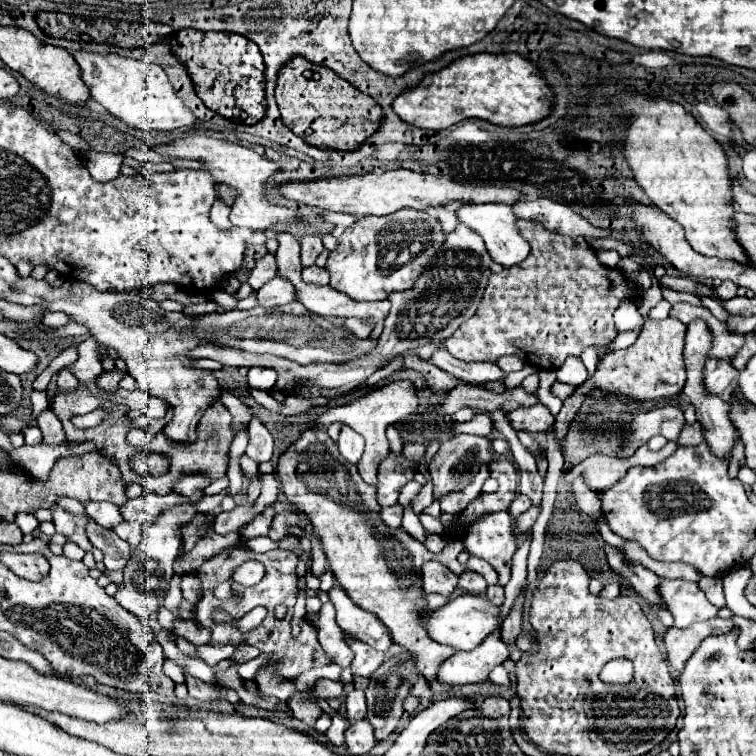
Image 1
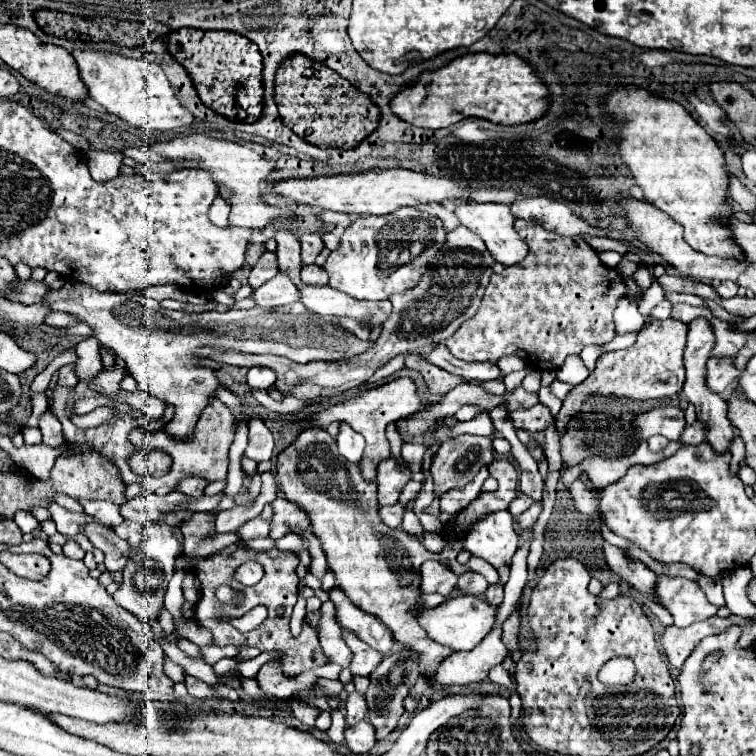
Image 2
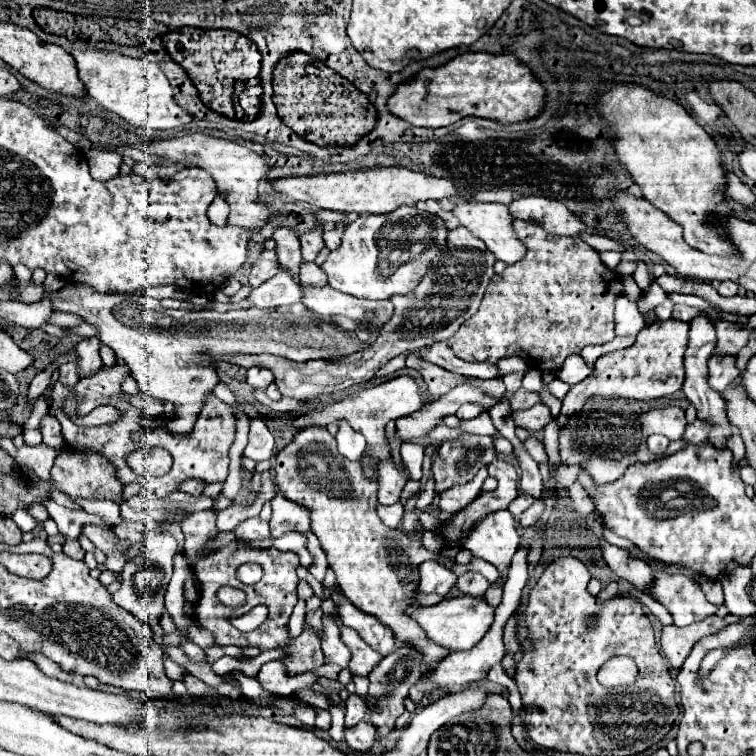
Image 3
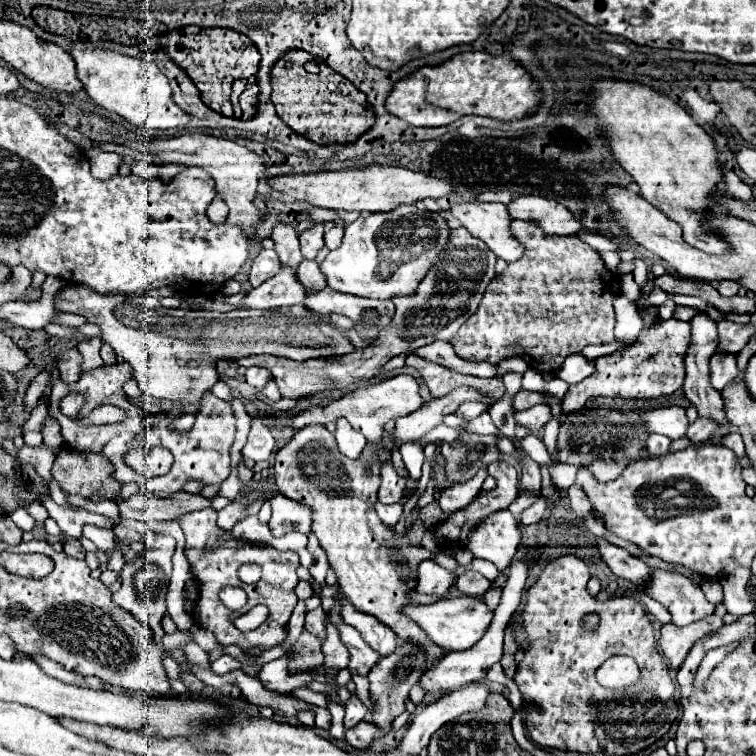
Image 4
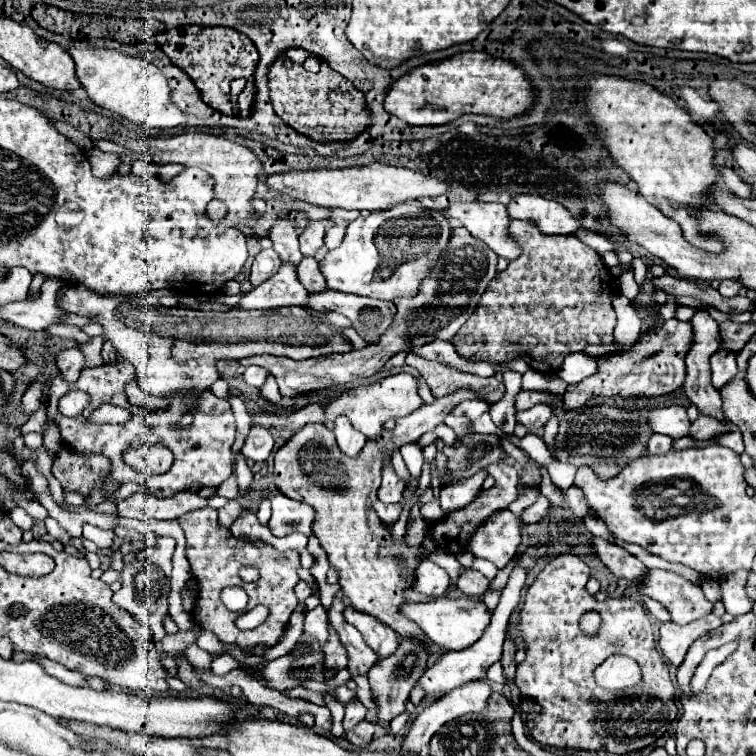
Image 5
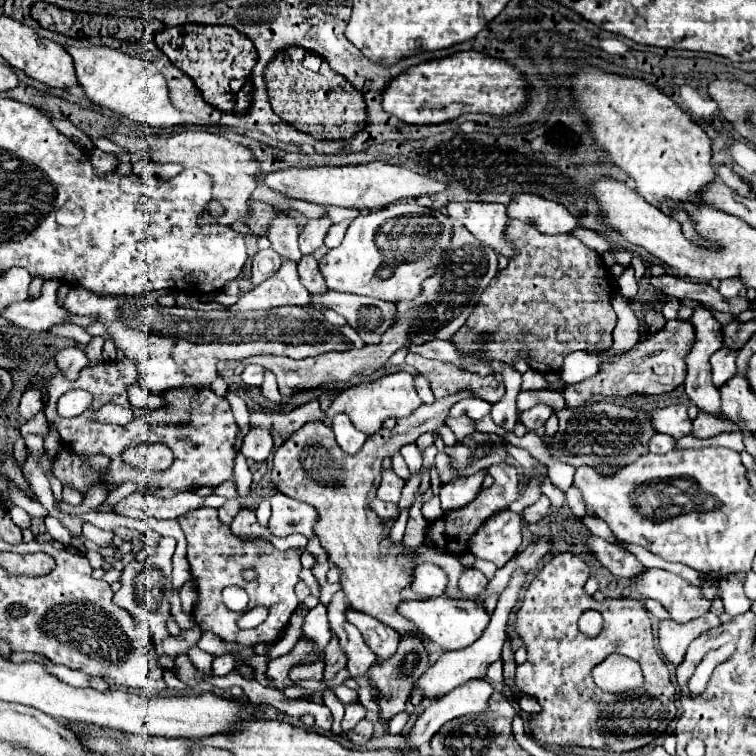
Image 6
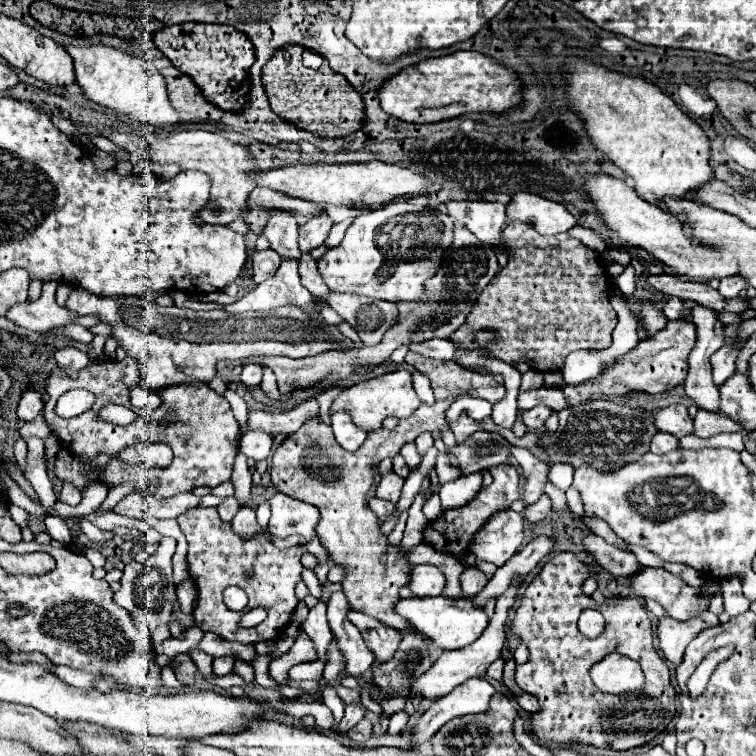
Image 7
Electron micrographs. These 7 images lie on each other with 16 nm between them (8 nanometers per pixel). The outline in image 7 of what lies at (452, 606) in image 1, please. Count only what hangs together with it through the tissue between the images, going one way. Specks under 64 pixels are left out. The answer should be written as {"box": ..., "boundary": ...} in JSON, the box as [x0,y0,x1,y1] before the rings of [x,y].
{"box":[396,596,488,650],"boundary":[[[446,596],[410,598],[410,600],[402,600],[396,606],[396,612],[404,616],[408,622],[412,622],[420,634],[434,640],[442,650],[460,650],[472,644],[476,638],[480,638],[480,634],[488,626],[488,616],[484,608],[472,604],[472,600],[468,598],[458,598],[458,600]]]}

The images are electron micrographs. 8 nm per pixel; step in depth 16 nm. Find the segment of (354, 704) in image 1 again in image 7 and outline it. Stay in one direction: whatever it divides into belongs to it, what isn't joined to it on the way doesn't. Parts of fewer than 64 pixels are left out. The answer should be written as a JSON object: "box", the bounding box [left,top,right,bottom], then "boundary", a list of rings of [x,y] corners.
{"box":[340,704,366,734],"boundary":[[[348,704],[348,706],[346,706],[346,712],[344,712],[344,718],[342,718],[342,722],[340,722],[340,732],[344,734],[344,732],[348,732],[350,728],[354,728],[356,722],[360,722],[360,720],[364,718],[364,714],[366,714],[366,710],[364,710],[362,706],[352,706],[352,704]]]}

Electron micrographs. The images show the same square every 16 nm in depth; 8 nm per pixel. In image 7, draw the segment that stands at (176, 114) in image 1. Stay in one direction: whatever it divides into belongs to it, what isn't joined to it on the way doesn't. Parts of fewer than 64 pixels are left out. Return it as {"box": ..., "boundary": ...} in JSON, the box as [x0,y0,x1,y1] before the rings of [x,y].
{"box":[66,44,184,128],"boundary":[[[94,44],[94,46],[84,46],[84,48],[66,46],[66,52],[74,58],[76,80],[92,102],[106,106],[114,112],[122,112],[128,118],[138,120],[142,124],[150,124],[150,126],[158,126],[158,128],[184,122],[180,118],[178,110],[172,108],[172,104],[168,100],[166,80],[154,68],[154,64],[144,64],[142,58],[128,56],[120,50],[104,46],[104,44]]]}

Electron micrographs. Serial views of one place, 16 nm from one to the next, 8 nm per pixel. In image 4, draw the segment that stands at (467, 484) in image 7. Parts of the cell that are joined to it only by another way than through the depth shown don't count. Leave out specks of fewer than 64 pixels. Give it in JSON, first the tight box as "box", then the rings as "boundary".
{"box":[440,468,488,514],"boundary":[[[482,468],[470,482],[466,482],[462,486],[452,486],[452,488],[444,490],[442,492],[442,504],[440,504],[442,512],[452,514],[452,512],[458,512],[460,508],[468,506],[480,494],[482,482],[484,482],[486,476],[488,476],[488,472],[486,472],[486,468]]]}

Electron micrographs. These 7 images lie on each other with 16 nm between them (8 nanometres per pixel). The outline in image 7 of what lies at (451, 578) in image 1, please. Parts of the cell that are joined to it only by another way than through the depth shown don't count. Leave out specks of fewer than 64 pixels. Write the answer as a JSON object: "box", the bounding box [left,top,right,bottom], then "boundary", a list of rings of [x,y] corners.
{"box":[410,564,446,596],"boundary":[[[418,564],[412,568],[410,590],[418,596],[440,596],[446,586],[444,572],[434,564]]]}

